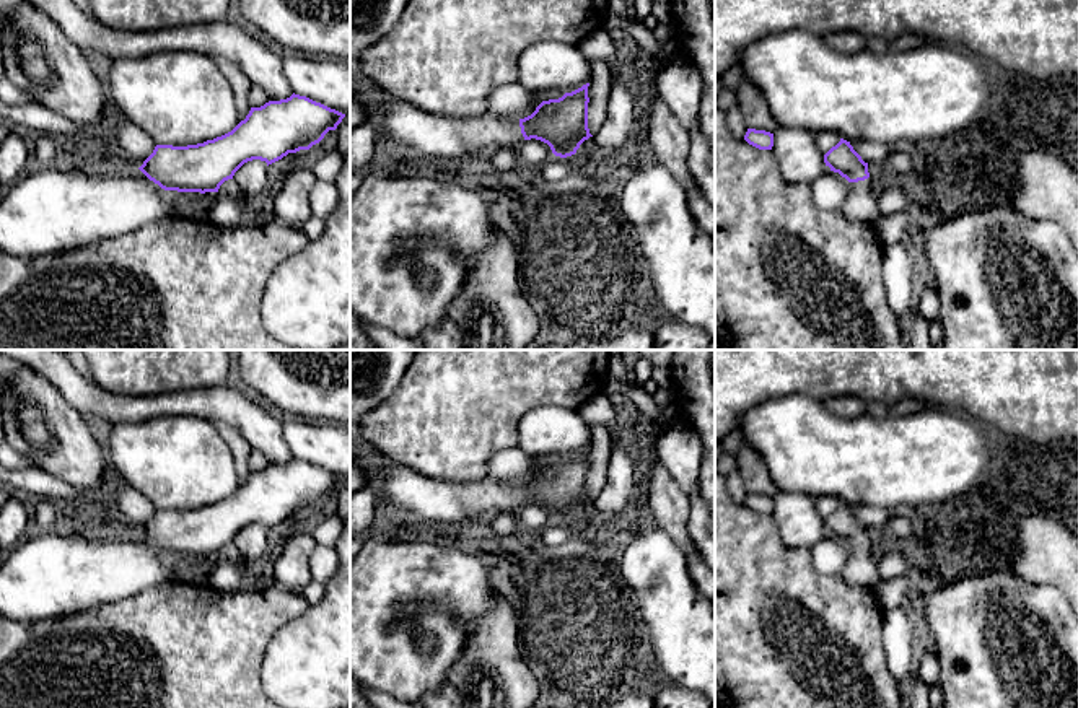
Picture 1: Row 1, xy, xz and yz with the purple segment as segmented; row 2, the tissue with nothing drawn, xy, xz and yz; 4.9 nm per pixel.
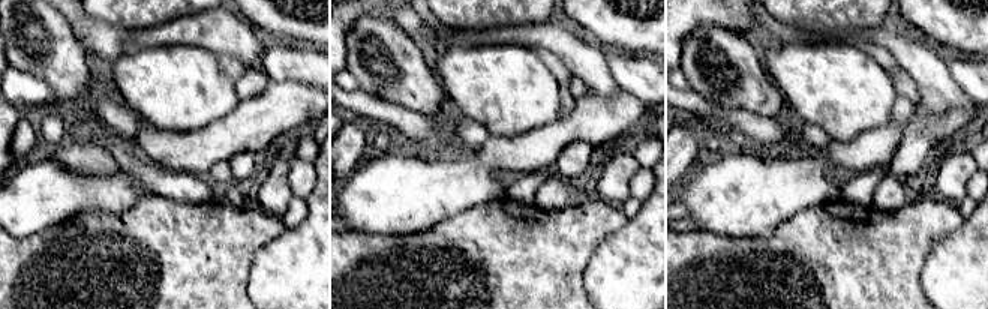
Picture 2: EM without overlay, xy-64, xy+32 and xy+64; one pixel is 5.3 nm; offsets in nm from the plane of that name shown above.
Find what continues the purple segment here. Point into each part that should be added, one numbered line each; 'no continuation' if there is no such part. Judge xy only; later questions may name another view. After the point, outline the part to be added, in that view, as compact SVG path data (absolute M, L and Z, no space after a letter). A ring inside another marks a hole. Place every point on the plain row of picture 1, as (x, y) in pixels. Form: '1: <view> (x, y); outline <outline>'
1: xy (56, 575); outline M62 527L21 539L0 558L0 615L54 620L137 596L174 579L168 555L135 534L67 534Z

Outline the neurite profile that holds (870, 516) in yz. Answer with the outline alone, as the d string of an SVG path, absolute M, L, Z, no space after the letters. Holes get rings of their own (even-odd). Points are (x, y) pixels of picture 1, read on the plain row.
M866 505L850 506L850 509L861 521L861 524L868 529L873 527L873 529L884 531L884 527L894 516L892 511L889 509L881 509L881 508L866 506Z

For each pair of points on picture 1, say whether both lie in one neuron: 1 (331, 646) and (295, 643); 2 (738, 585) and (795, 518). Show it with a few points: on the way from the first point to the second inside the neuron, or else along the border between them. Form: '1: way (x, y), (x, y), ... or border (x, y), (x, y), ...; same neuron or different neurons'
1: way (323, 646), (303, 646); same neuron
2: border (771, 515), (780, 539), (787, 546), (810, 549); different neurons

